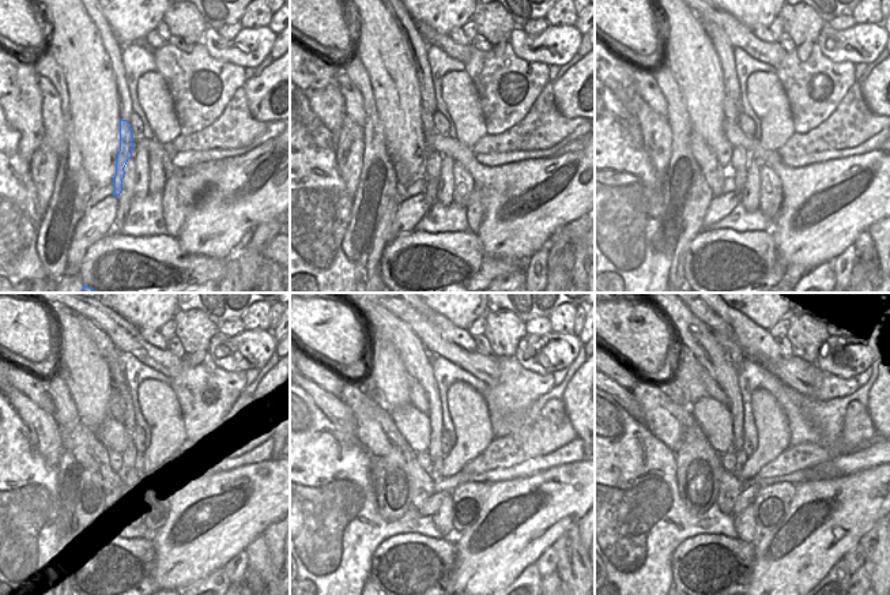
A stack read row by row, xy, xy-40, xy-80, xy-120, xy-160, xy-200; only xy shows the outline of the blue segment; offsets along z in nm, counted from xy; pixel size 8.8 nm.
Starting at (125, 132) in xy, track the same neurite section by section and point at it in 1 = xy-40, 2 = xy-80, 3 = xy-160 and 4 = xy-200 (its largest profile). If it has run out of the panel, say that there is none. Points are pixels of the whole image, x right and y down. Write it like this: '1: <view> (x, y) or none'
1: xy-40 (427, 124)
2: xy-80 (732, 109)
3: xy-160 (418, 398)
4: xy-200 (712, 386)

